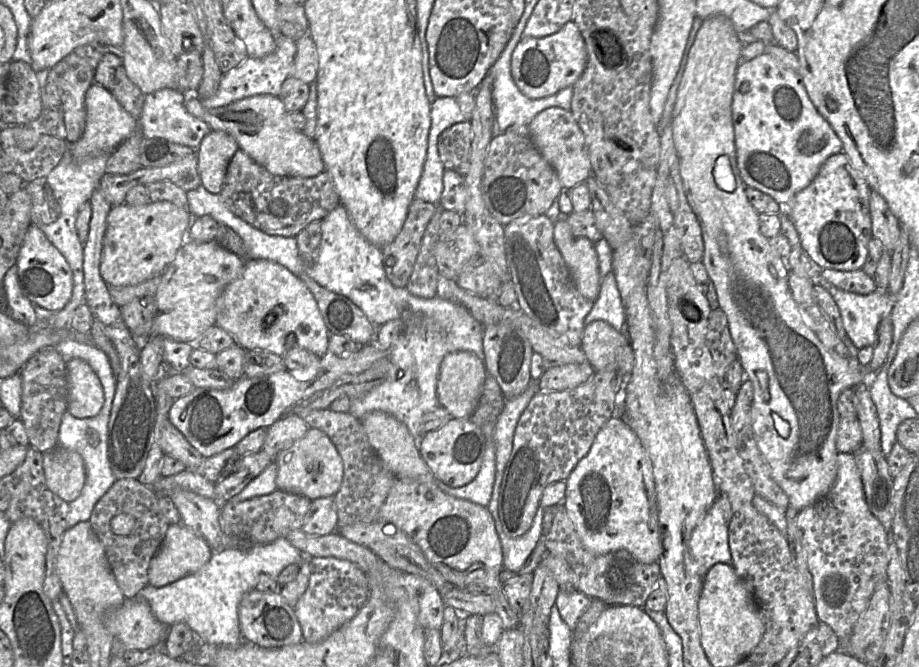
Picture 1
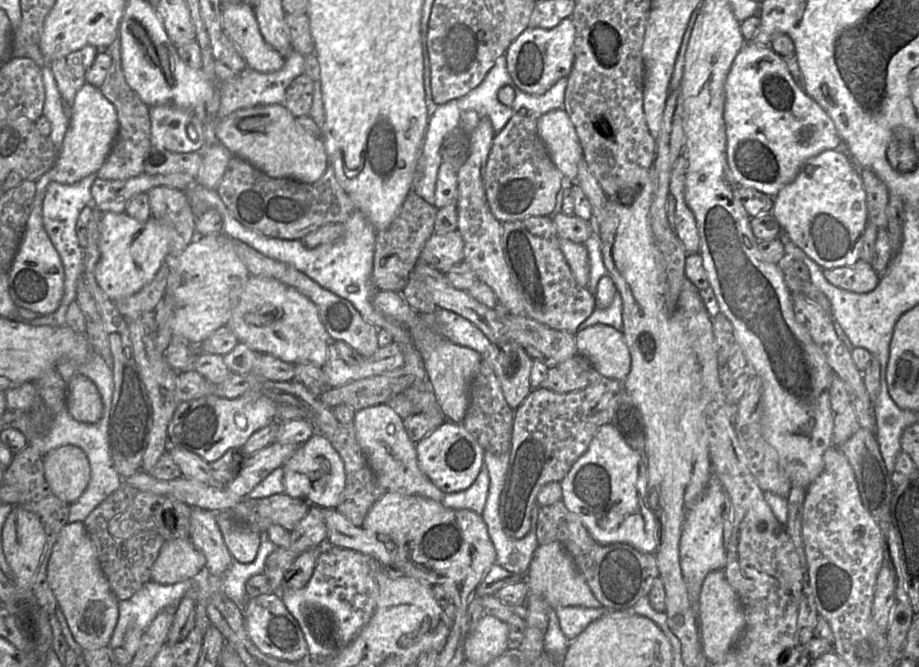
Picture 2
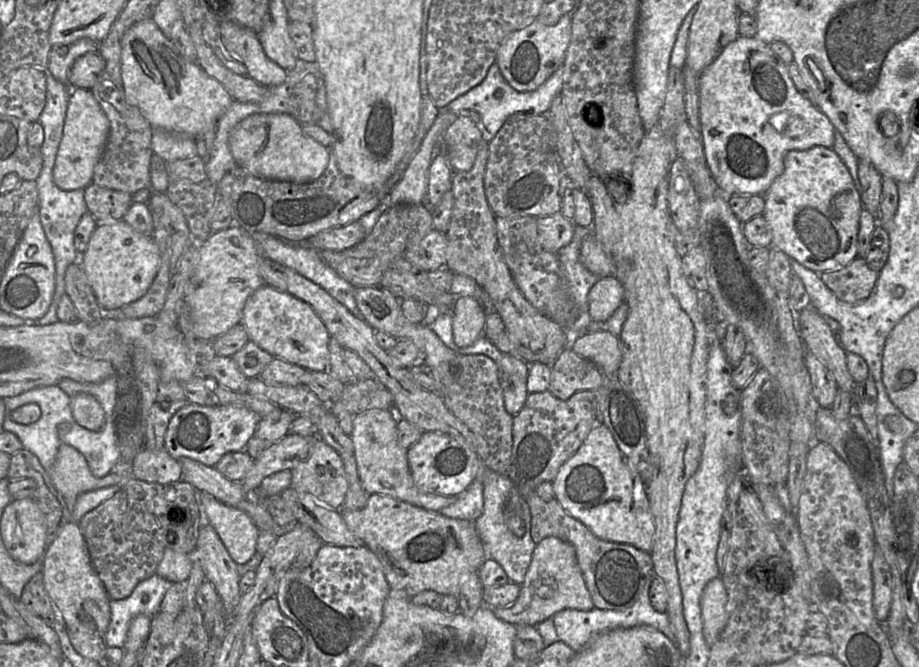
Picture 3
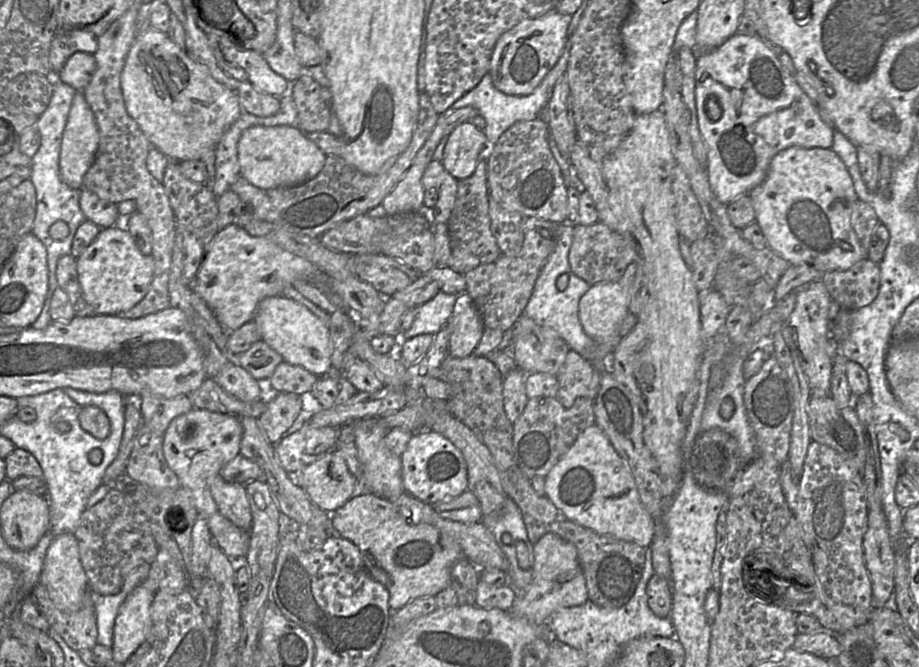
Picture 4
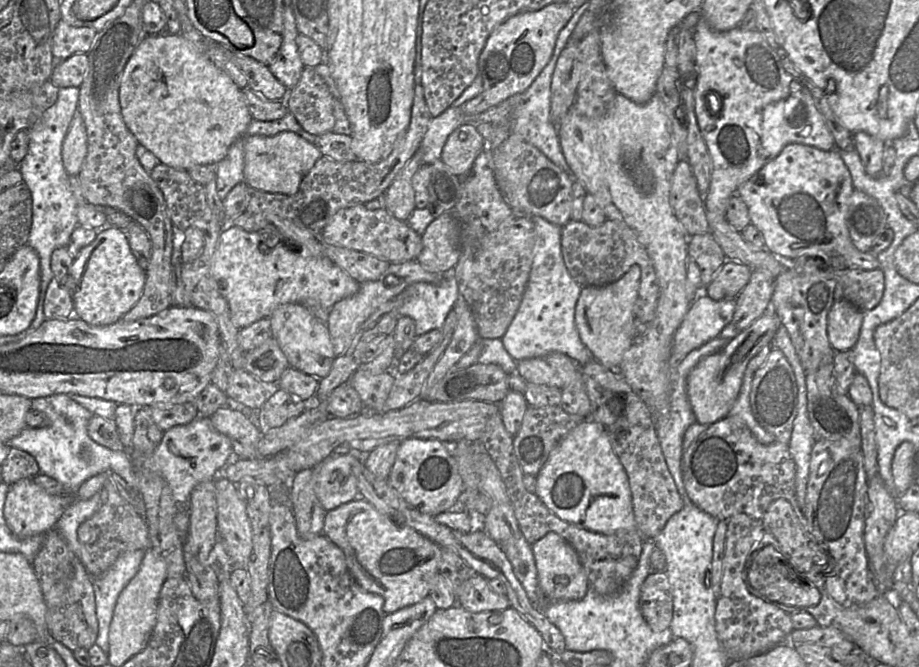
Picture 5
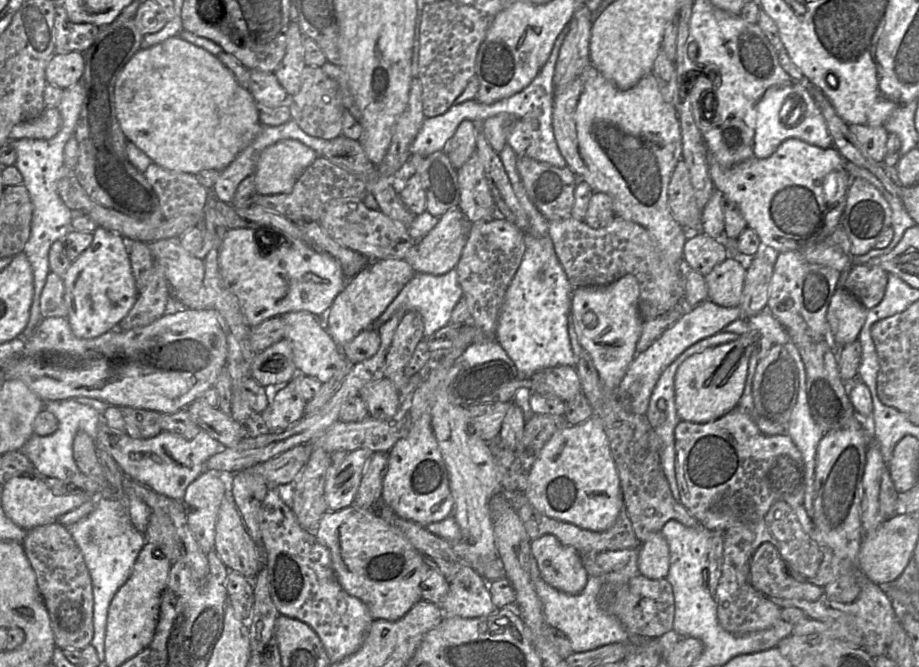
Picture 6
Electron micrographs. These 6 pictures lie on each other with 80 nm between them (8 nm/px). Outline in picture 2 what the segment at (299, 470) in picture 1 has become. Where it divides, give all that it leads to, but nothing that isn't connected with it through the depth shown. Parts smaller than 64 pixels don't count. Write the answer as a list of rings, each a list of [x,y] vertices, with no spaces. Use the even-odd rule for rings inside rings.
[[[315,432],[306,442],[300,444],[282,468],[284,492],[287,495],[323,508],[337,507],[345,488],[344,463],[323,434]]]

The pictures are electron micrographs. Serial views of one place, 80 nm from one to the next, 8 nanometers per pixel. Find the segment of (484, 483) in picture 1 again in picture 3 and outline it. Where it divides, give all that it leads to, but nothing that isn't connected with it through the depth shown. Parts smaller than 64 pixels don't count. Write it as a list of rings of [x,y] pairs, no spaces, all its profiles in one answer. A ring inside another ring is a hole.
[[[476,480],[454,503],[443,508],[440,513],[446,517],[475,522],[483,513],[484,486],[481,480]]]

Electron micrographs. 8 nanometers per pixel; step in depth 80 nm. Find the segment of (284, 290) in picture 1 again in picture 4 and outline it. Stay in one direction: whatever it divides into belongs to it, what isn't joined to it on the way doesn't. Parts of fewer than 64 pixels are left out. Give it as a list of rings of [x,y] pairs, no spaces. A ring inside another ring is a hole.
[[[283,295],[263,299],[253,320],[261,340],[280,354],[284,362],[323,377],[331,373],[332,343],[329,328],[304,305]]]

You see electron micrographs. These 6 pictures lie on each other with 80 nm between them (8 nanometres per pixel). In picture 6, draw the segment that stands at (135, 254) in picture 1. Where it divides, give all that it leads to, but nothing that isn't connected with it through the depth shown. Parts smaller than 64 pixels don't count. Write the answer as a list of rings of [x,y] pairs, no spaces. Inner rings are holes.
[[[97,227],[92,243],[68,267],[63,283],[68,309],[66,319],[76,337],[91,339],[117,328],[139,295],[128,254],[128,241],[112,231]]]

